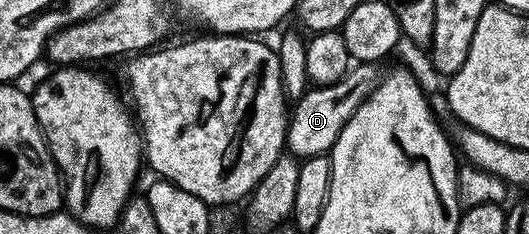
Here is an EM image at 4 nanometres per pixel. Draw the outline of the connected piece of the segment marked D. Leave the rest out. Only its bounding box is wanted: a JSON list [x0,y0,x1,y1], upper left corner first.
[286,63,382,159]

